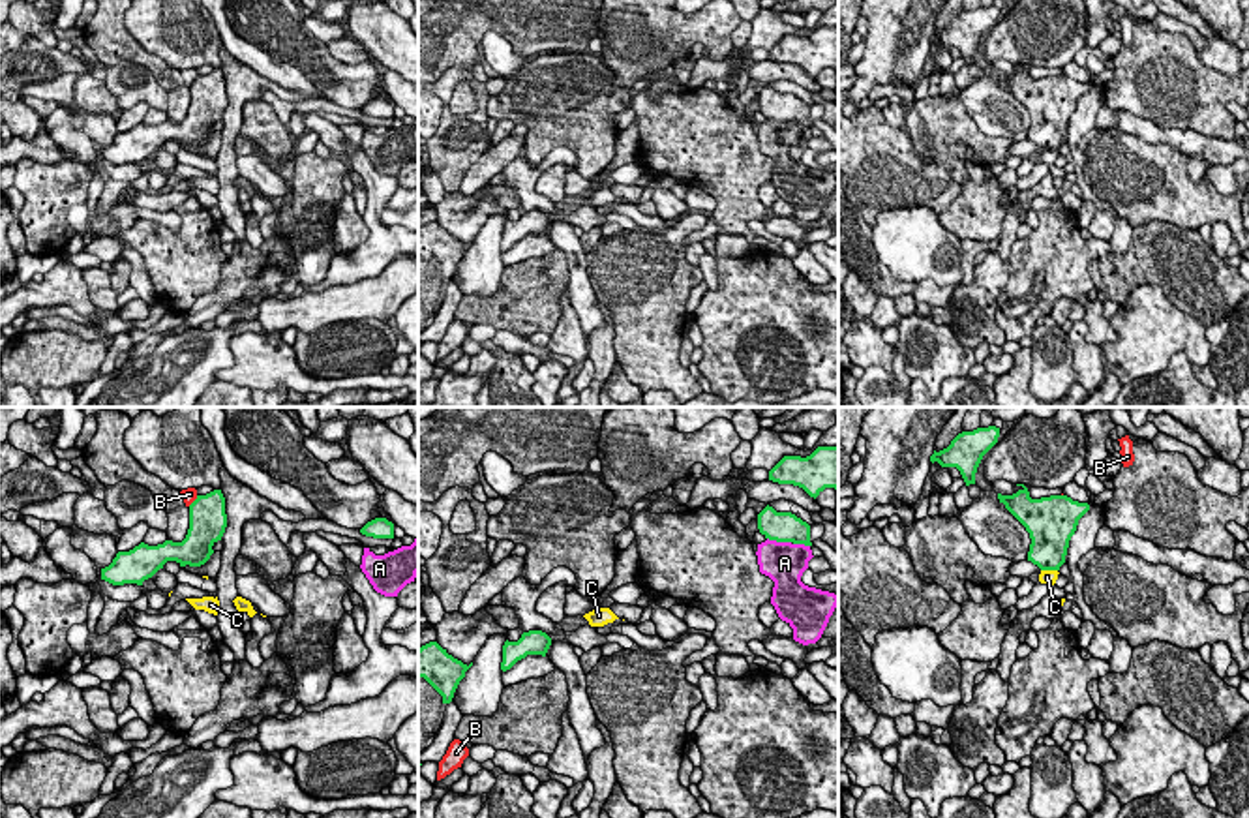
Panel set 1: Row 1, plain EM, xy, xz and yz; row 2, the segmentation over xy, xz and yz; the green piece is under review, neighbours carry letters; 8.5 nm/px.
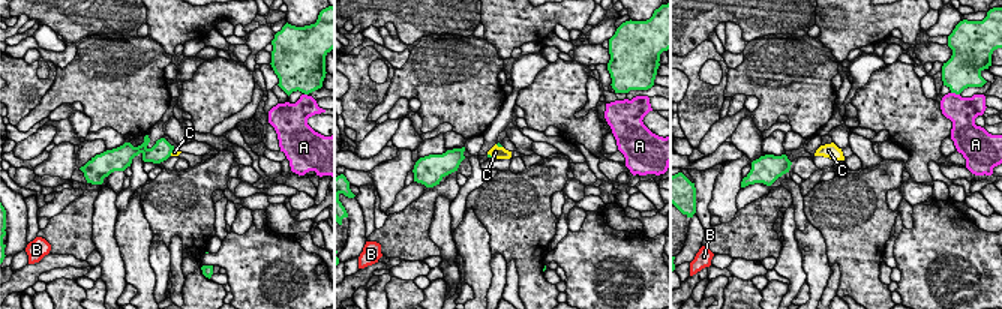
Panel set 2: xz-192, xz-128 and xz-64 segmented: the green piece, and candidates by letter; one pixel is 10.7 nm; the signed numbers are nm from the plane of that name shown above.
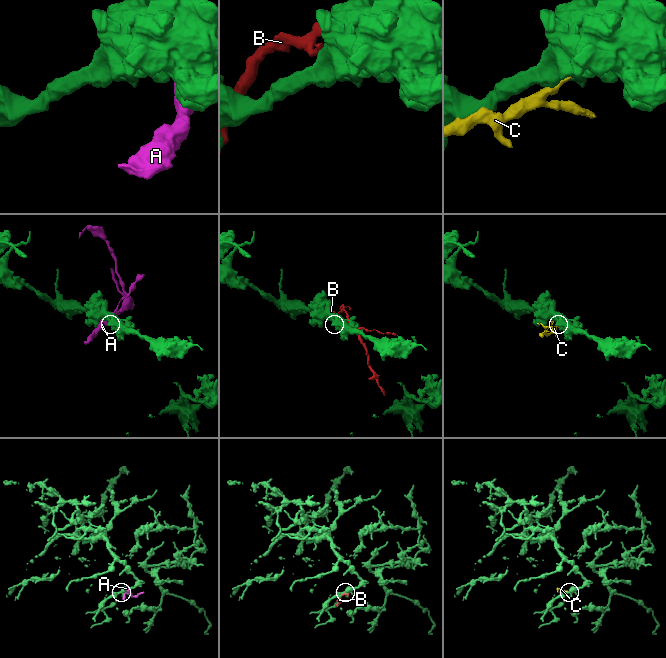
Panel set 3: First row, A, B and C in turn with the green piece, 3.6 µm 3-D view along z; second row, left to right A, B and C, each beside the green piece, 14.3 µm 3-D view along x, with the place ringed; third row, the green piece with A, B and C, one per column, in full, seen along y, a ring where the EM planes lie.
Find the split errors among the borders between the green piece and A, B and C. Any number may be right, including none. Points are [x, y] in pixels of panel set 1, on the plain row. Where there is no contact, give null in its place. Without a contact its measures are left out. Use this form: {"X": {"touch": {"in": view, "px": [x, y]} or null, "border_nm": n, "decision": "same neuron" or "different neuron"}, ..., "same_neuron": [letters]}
{"A": {"touch": {"in": "xz", "px": [779, 121]}, "border_nm": 220, "decision": "different neuron"}, "B": {"touch": {"in": "xy", "px": [194, 81]}, "border_nm": 130, "decision": "different neuron"}, "C": {"touch": {"in": "yz", "px": [1049, 149]}, "border_nm": 140, "decision": "different neuron"}, "same_neuron": []}

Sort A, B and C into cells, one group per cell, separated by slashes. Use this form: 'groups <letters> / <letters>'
groups A / B / C

